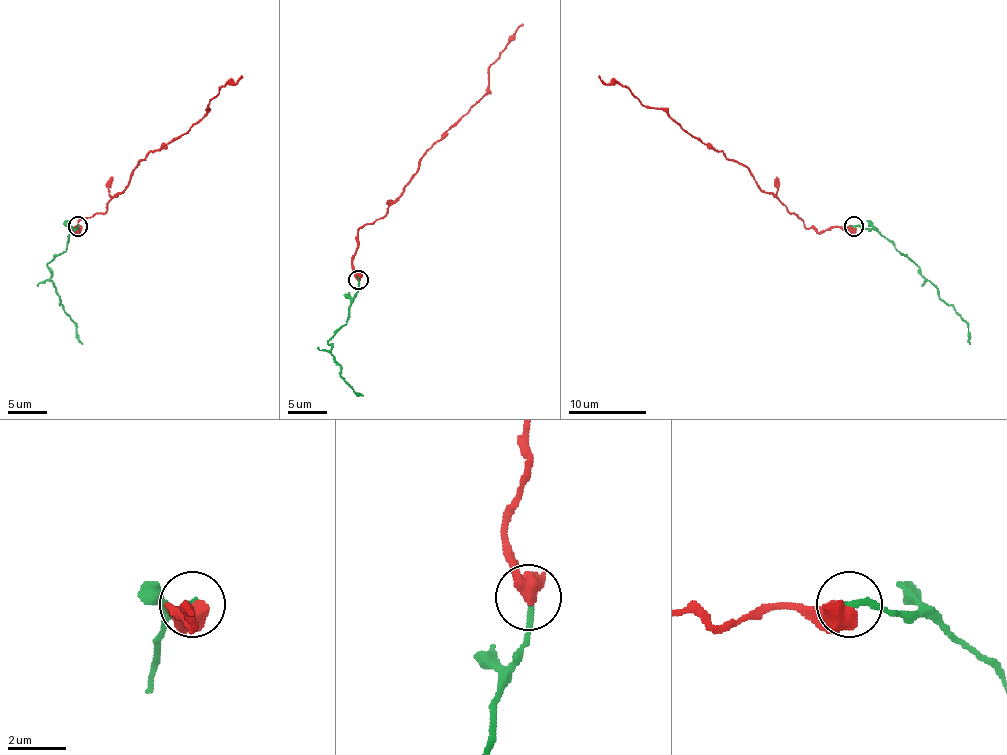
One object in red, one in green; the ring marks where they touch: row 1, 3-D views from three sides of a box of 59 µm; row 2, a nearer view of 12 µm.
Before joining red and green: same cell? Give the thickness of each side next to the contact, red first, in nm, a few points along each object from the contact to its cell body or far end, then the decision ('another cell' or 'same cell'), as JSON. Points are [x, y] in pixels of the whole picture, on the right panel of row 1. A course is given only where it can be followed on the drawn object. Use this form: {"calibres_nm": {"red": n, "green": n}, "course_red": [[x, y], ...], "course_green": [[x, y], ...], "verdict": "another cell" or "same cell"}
{"calibres_nm": {"red": 700, "green": 240}, "course_red": [[853, 226], [820, 232], [805, 226], [745, 166], [687, 133], [665, 112], [642, 104], [627, 87], [598, 77]], "course_green": [[853, 226], [877, 228], [917, 265], [919, 273], [968, 325], [970, 345]], "verdict": "same cell"}

